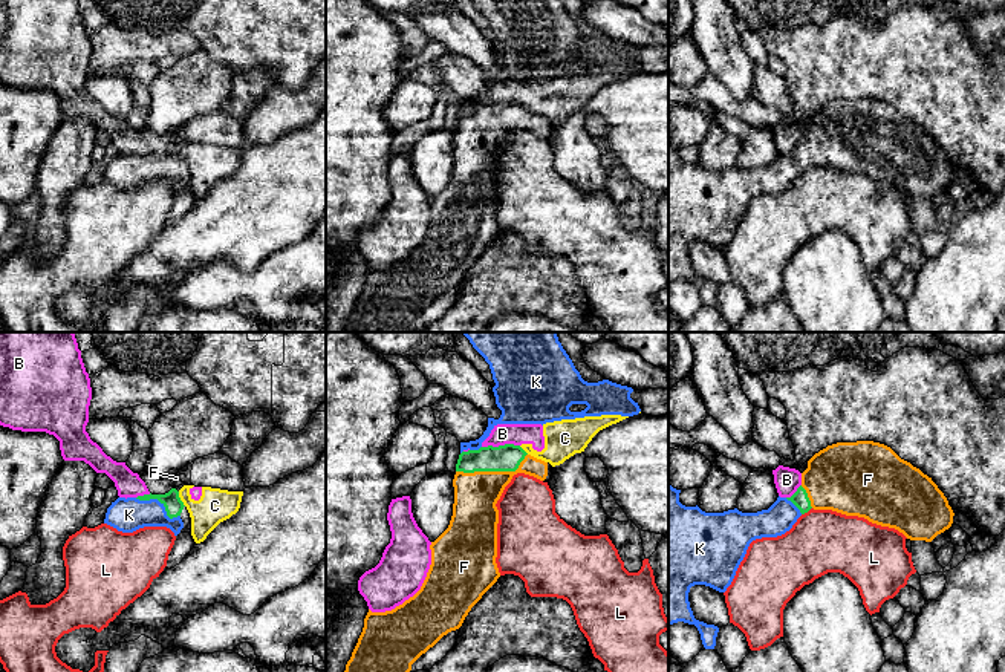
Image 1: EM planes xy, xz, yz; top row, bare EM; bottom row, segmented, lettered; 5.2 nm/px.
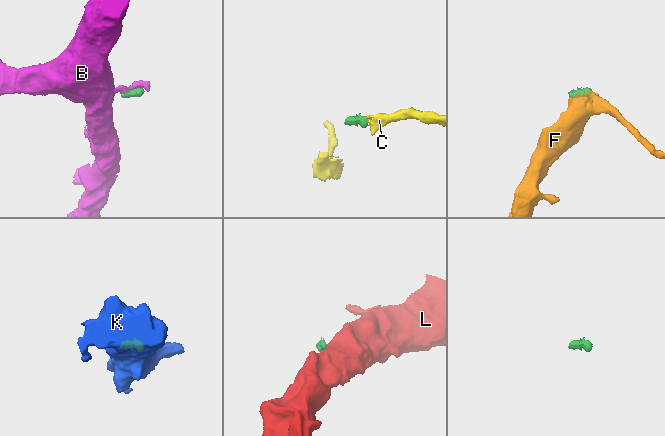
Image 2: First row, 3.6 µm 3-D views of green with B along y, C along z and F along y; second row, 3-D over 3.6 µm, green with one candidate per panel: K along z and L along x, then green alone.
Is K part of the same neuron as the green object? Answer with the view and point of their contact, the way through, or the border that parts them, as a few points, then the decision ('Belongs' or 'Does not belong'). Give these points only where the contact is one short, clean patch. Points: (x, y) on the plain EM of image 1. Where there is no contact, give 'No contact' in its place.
Touches green at xy (159, 158). Path across: xy (173, 163), (159, 158), (150, 167), (129, 172). Belongs

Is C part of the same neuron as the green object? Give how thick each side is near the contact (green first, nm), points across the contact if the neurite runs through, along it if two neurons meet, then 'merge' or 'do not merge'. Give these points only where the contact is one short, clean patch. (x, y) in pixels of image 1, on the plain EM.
calibres 100 and 180 nm; border xy (178, 149), (185, 163); do not merge

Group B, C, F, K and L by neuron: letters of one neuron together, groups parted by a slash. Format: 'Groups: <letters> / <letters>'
Groups: B C / F K / L

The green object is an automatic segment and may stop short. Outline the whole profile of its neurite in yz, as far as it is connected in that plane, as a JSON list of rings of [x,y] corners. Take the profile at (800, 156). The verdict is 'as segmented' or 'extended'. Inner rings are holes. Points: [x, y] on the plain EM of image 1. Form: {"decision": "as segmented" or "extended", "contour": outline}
{"decision": "extended", "contour": [[[873,98],[837,99],[815,110],[802,130],[802,142],[791,155],[777,155],[768,165],[742,170],[705,170],[698,162],[679,159],[681,147],[668,141],[668,283],[678,279],[694,282],[705,306],[714,306],[719,285],[694,276],[688,259],[690,245],[705,242],[725,250],[743,217],[750,201],[777,194],[797,176],[814,167],[832,167],[864,175],[872,181],[895,185],[910,197],[932,199],[953,181],[953,167],[938,142],[890,104]]]}

